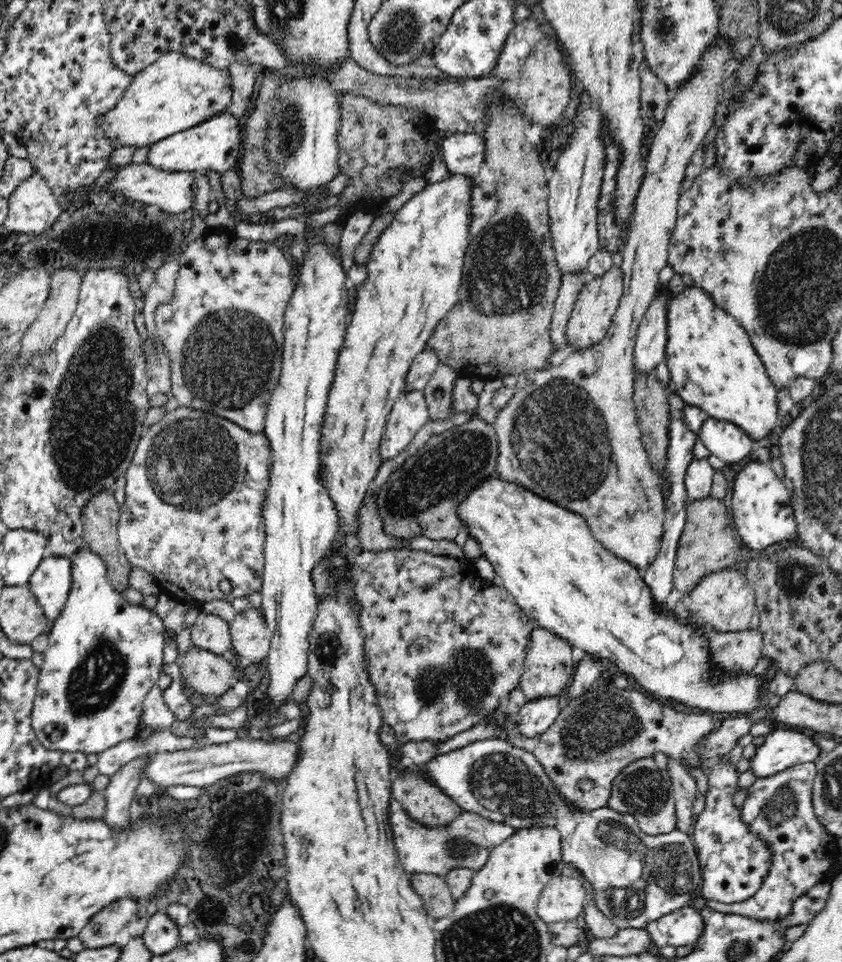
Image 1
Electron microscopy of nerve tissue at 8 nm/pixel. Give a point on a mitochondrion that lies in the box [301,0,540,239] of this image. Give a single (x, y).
(399, 32)

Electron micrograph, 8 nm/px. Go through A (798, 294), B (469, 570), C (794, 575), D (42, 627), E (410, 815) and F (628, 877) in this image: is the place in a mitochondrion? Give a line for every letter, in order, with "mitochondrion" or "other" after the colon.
A: mitochondrion
B: other
C: mitochondrion
D: other
E: other
F: mitochondrion

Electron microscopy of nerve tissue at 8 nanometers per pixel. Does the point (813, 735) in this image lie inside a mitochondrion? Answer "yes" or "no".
no

